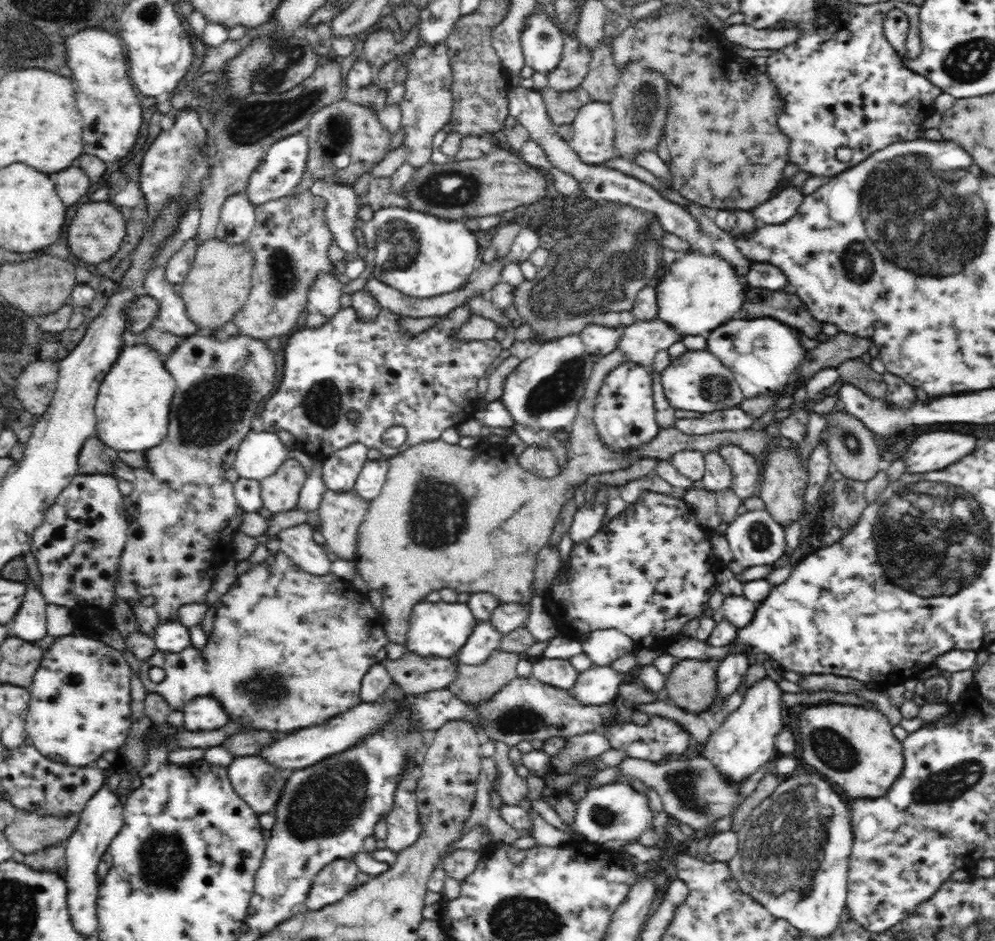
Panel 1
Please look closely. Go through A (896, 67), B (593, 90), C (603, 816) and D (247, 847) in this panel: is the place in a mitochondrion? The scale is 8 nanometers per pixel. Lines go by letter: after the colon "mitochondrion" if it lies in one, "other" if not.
A: other
B: other
C: mitochondrion
D: other

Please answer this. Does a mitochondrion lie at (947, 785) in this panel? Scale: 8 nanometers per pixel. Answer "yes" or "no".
yes

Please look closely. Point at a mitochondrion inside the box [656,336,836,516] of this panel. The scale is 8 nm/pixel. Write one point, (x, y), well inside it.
(715, 388)

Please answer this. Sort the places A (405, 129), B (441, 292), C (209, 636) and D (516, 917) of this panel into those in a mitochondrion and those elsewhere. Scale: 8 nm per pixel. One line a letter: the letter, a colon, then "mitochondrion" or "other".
A: other
B: other
C: other
D: mitochondrion

